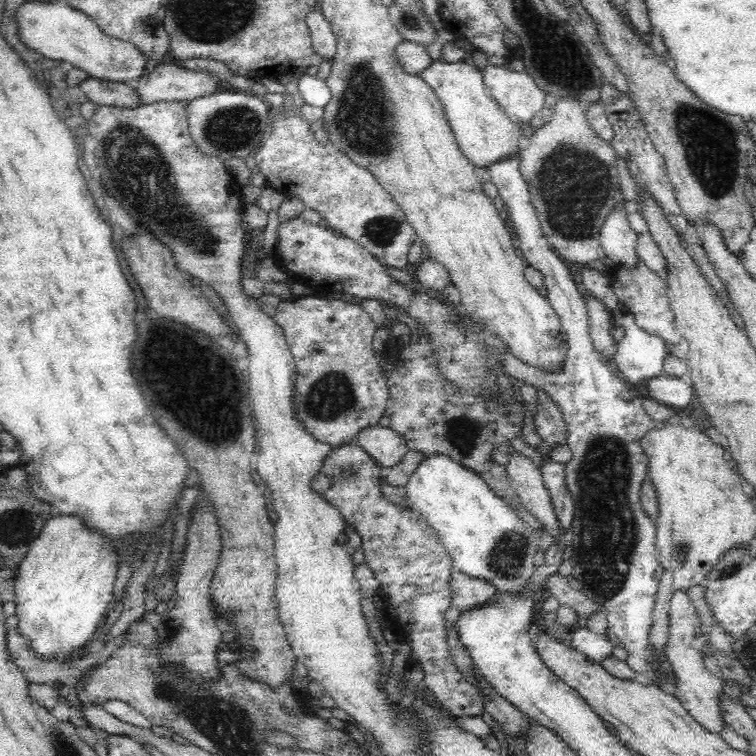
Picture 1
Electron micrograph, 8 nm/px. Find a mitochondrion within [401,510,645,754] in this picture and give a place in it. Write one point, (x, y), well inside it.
(507, 554)

